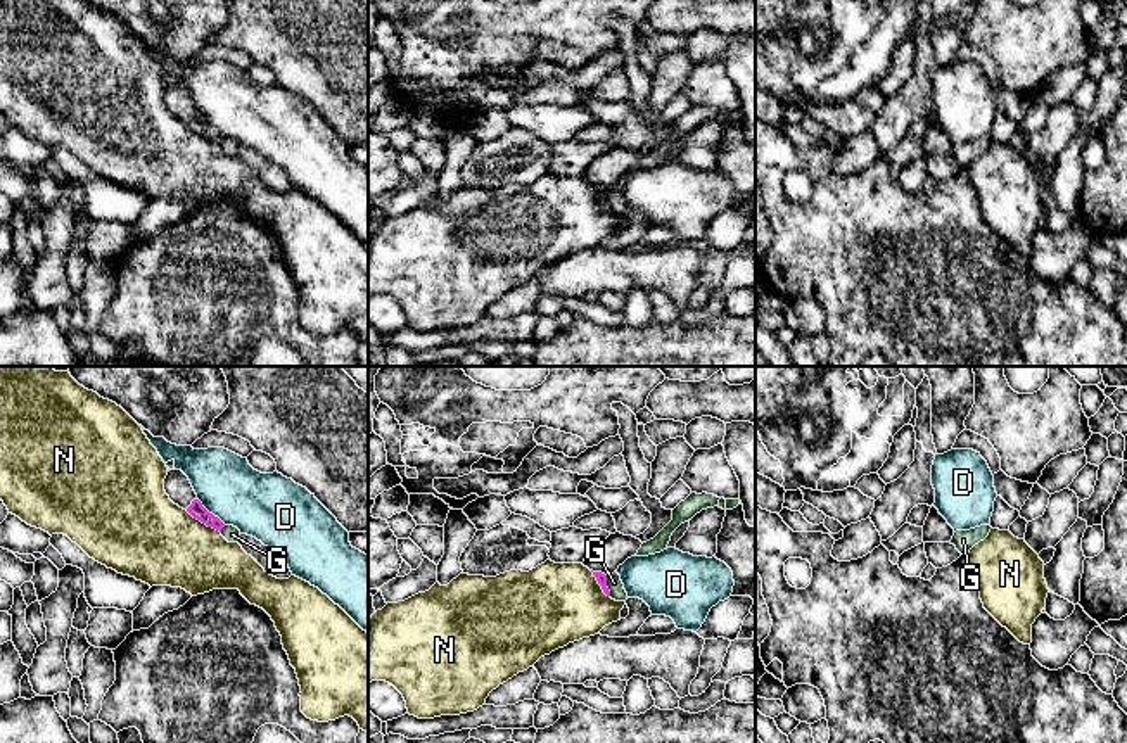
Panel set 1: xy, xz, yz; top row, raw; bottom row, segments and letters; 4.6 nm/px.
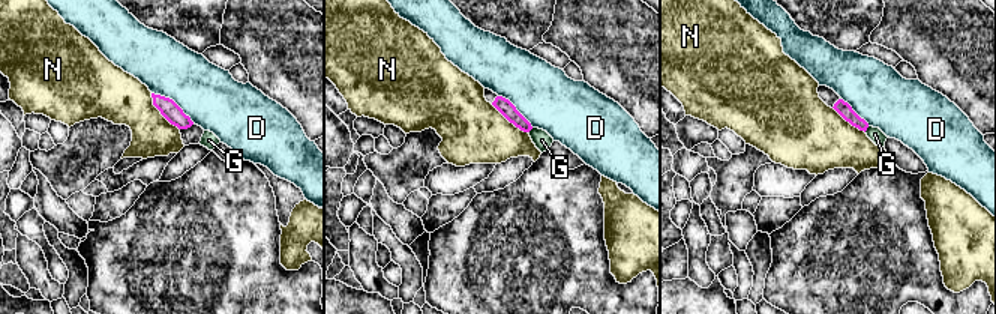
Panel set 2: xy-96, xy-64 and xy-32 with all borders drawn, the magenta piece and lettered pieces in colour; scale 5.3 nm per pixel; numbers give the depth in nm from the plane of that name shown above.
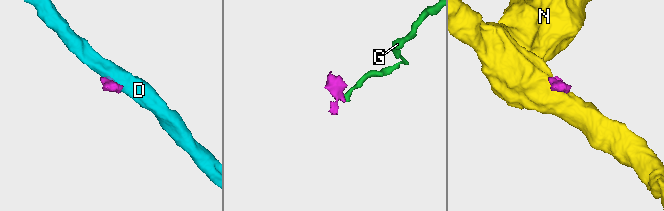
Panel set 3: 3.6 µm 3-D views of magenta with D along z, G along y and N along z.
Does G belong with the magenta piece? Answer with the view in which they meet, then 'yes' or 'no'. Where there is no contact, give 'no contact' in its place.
contact in xz; no

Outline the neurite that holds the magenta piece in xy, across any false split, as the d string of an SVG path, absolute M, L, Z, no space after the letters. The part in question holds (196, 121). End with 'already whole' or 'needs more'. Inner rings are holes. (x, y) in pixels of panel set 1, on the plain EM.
M169 83L164 92L164 104L169 112L180 121L187 123L194 131L201 133L207 140L213 140L221 145L225 137L209 126L202 116L197 112L197 107L181 83Z | needs more

